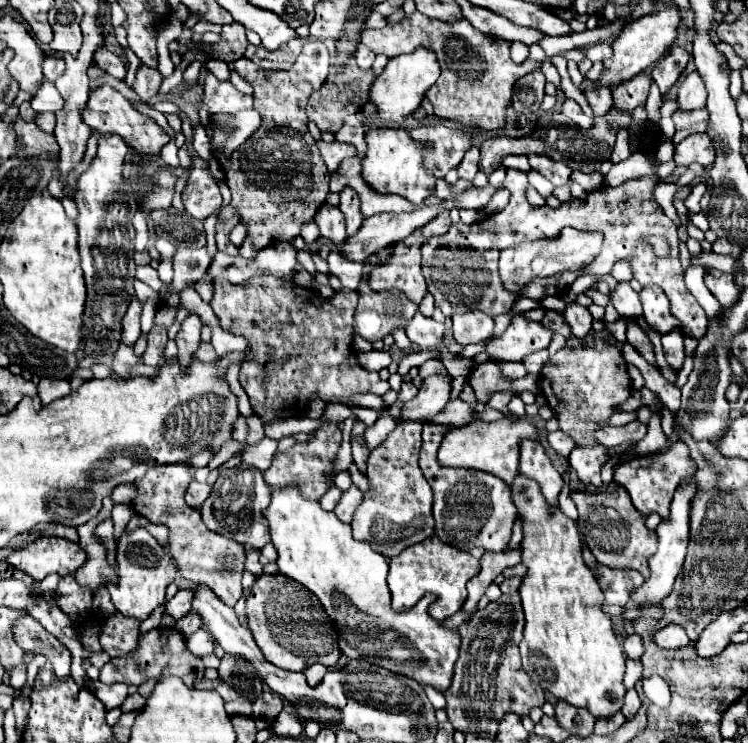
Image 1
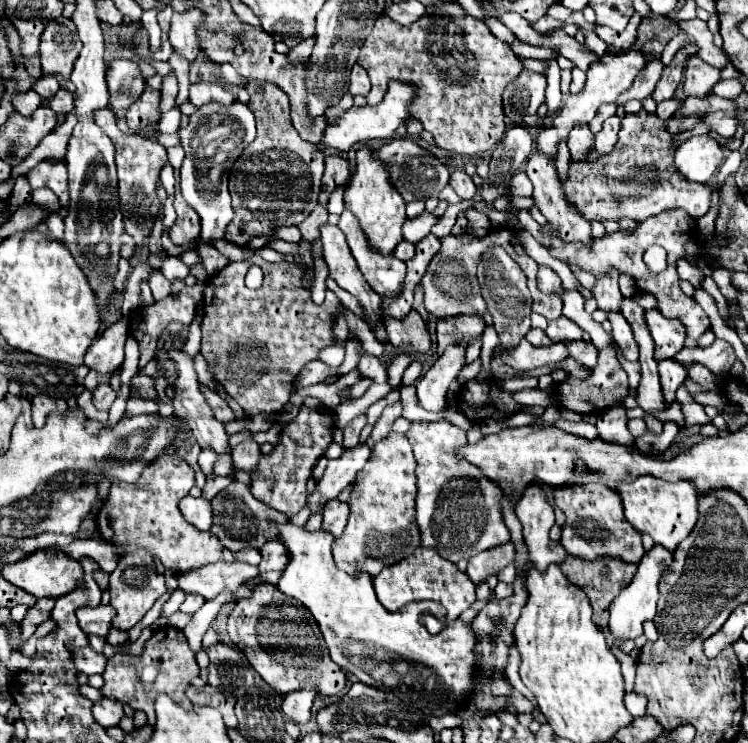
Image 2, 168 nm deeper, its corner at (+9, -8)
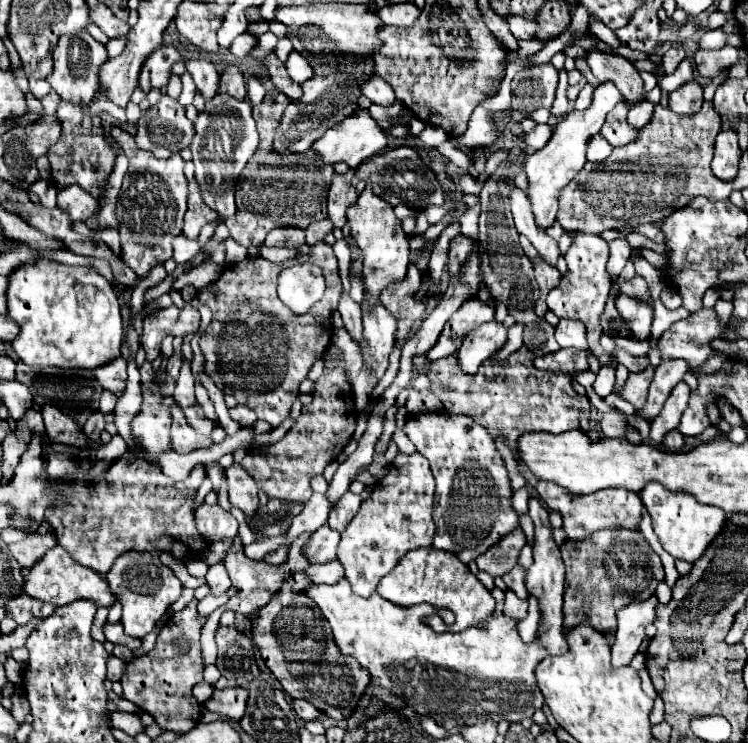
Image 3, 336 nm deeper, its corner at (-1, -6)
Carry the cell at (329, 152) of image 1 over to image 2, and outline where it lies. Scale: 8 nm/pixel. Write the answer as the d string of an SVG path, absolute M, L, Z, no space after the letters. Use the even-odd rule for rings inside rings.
M326 158L326 170L322 176L322 192L320 192L320 204L326 206L330 194L336 188L348 188L350 184L350 166L344 158Z

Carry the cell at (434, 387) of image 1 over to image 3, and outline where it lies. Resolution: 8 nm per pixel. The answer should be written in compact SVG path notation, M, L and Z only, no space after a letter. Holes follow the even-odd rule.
M494 320L478 326L478 330L472 330L464 338L462 346L456 350L458 368L464 374L474 374L474 370L478 370L480 364L488 360L504 344L506 344L506 328L502 324Z

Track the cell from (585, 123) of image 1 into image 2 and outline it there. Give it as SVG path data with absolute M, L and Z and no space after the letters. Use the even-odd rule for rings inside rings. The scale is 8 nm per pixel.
M576 126L568 138L568 150L574 162L584 162L594 150L594 134L588 126Z

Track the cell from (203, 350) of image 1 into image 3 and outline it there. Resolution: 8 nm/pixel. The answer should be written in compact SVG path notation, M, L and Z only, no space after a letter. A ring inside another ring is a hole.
M242 404L230 408L230 416L232 416L232 420L236 420L240 426L252 426L252 424L256 422L256 414L254 414L254 410L248 408L248 406L242 406ZM242 420L246 420L246 422L242 424Z

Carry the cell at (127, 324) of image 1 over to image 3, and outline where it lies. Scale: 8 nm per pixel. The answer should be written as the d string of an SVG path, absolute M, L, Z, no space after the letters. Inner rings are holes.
M118 354L118 358L112 358L110 362L106 362L106 366L98 366L94 370L94 378L100 382L102 388L108 388L108 390L120 394L124 390L124 382L126 382L126 360L122 358L122 354Z

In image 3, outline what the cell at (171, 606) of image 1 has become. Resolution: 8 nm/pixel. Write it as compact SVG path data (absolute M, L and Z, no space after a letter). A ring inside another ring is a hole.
M214 564L210 566L208 574L206 574L206 584L210 586L210 594L214 596L220 596L224 594L232 584L230 584L230 578L226 574L226 568L224 564Z

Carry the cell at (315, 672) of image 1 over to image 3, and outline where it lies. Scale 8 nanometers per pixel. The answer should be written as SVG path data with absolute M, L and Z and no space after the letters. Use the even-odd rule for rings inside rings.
M294 700L292 706L294 706L298 718L302 718L302 720L316 720L322 716L322 712L314 704L310 704L308 700Z

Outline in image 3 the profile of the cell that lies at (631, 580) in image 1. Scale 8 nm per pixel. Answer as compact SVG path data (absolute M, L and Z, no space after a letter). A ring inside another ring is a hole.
M598 530L590 538L574 542L566 540L562 546L562 560L566 564L564 586L564 626L570 628L582 622L582 612L590 616L590 624L614 634L616 610L632 600L644 600L656 592L664 568L660 556L650 548L640 532L630 530Z

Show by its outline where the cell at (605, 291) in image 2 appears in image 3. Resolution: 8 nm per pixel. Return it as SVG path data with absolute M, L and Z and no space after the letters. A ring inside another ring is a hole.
M612 240L610 242L610 258L608 258L608 274L614 278L622 272L630 258L630 244L626 240Z

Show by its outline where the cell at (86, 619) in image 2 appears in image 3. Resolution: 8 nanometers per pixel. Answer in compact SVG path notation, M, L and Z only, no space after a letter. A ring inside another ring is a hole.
M106 622L106 624L104 624L104 636L106 636L106 640L110 640L110 642L114 642L114 644L124 644L124 646L128 646L128 648L132 648L132 650L138 650L140 644L142 644L140 640L130 638L128 634L124 634L122 622L114 622L114 624Z

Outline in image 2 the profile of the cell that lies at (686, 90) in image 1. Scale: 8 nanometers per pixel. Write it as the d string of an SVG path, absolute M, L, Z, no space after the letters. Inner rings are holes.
M692 56L684 70L684 92L686 96L706 96L720 80L720 68L704 62L700 56Z

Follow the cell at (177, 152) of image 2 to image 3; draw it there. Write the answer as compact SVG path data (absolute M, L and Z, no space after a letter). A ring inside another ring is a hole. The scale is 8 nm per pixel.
M192 161L185 162L186 178L188 178L188 210L186 210L186 216L184 216L184 228L182 228L182 234L188 238L188 240L196 240L200 230L214 222L218 218L218 214L214 214L214 210L210 210L204 202L202 202L202 196L200 196L200 190L198 190L198 184L194 180L194 164Z

